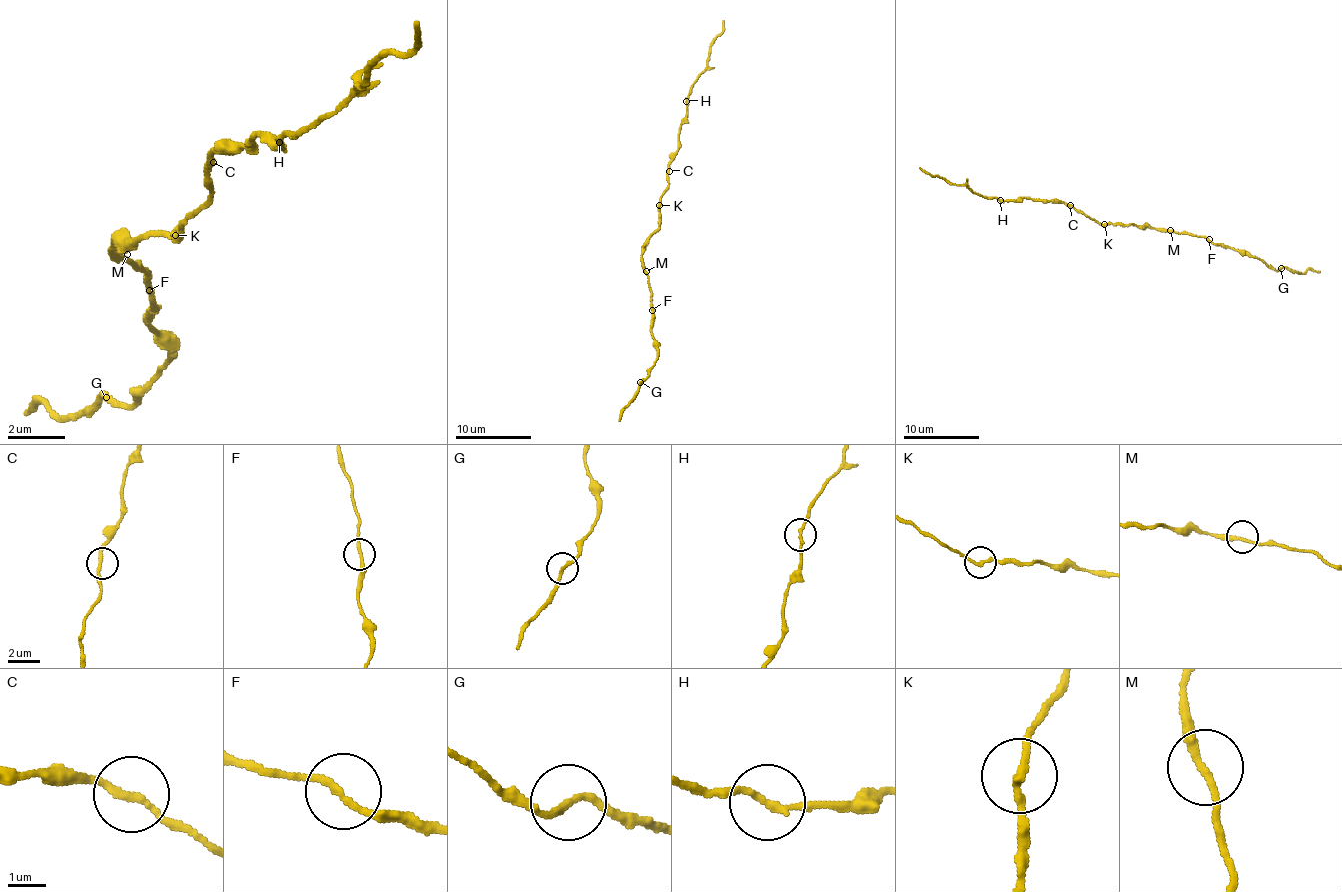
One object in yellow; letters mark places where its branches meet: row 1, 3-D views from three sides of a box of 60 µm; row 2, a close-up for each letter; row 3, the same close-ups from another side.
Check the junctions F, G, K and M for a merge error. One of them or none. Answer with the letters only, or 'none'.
none

